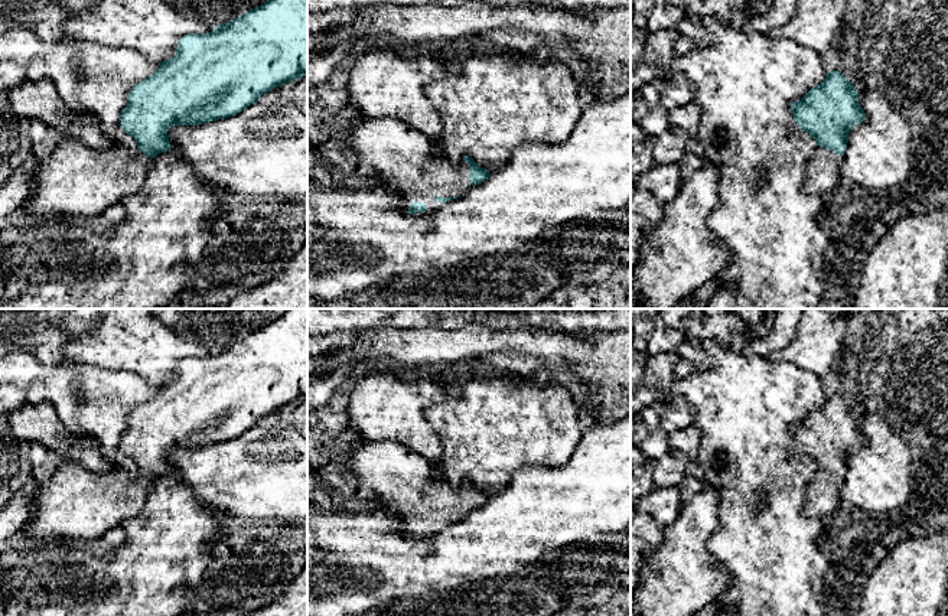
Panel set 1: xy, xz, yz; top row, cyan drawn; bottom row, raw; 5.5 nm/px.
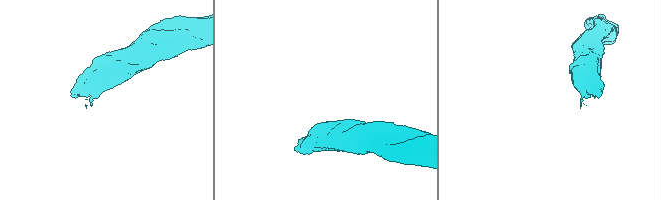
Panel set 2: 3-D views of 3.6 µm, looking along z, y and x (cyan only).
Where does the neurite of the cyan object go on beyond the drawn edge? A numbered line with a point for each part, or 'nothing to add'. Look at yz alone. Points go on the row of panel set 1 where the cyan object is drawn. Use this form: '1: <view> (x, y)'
1: yz (821, 175)

